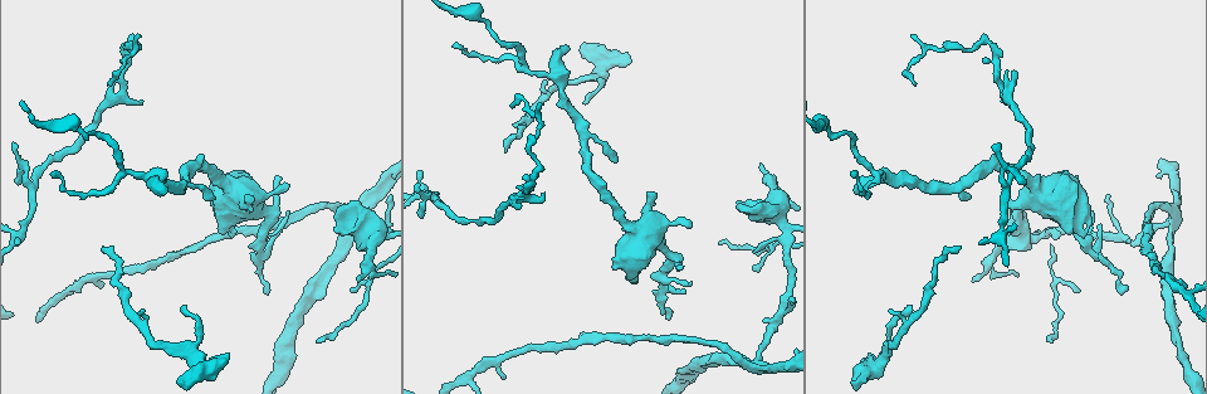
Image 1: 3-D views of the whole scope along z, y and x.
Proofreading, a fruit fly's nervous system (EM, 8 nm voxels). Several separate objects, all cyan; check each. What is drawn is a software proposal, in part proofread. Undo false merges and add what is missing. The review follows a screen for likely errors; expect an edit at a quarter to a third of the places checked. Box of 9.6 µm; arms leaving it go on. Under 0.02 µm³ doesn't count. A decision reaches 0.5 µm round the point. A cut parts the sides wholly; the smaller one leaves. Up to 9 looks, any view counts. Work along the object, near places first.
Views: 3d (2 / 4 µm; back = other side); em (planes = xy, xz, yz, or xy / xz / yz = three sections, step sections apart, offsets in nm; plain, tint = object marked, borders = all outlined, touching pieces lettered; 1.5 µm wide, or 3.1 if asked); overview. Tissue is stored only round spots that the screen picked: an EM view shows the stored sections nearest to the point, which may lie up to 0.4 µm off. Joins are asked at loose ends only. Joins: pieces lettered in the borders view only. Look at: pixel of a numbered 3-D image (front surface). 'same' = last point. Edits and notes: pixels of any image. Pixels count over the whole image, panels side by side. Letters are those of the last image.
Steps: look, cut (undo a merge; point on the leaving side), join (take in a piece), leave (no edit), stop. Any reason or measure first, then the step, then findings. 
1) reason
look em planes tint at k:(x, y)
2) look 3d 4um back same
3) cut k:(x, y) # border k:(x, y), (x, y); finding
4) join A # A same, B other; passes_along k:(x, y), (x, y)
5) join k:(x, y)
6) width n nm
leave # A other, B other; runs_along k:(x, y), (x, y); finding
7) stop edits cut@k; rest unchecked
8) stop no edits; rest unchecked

branch stops here
look 3d 2um at 1:(959, 247)

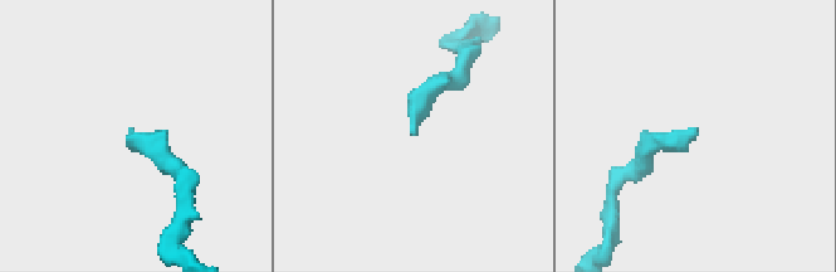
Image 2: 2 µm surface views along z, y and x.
look em planes borders at 2:(411, 131)

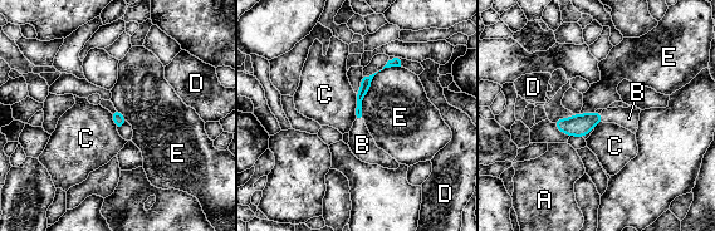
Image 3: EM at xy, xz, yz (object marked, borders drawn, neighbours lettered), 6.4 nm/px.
join B # A other, B same, C other, D other, E other; passes_along 3:(365, 88), (360, 121), (362, 145); the neuron continues

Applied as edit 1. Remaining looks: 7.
look overview

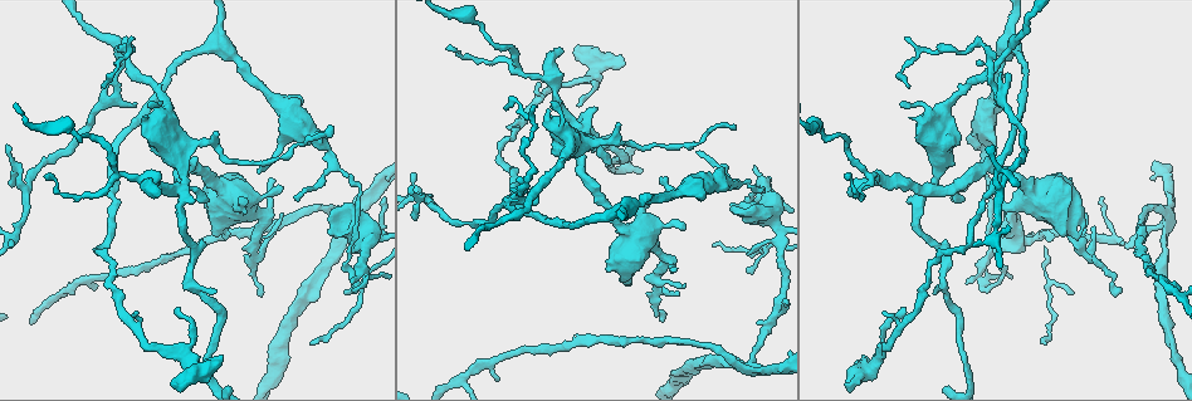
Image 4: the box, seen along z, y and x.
an open end
look 3d 2um back at 4:(537, 197)

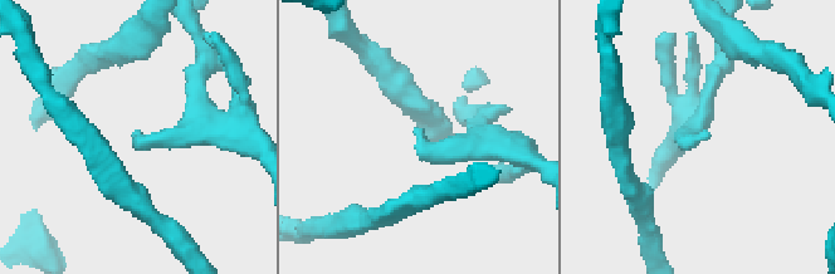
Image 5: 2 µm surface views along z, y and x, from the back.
need the tissue
look em xy step 4 tint at 5:(416, 128)

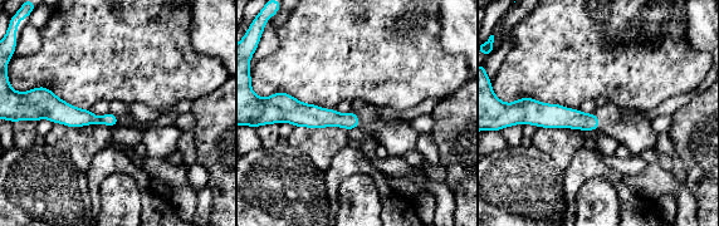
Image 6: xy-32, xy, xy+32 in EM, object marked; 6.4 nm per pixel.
see the neighbours
look em xy step 4 borders same

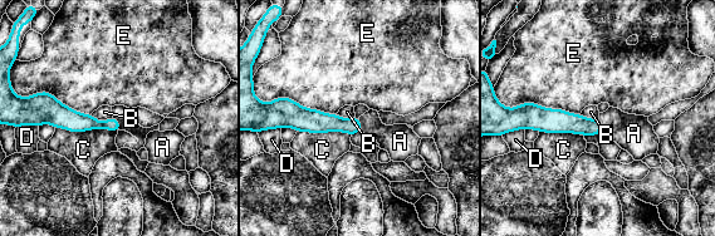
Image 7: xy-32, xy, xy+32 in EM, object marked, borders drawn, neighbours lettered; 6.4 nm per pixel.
join A # A same, B other, C other, D other, E other; passes_along 7:(562, 122), (600, 127), (633, 133); the neuron continues

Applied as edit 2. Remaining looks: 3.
an open end
look 3d 2um back at 4:(12, 247)

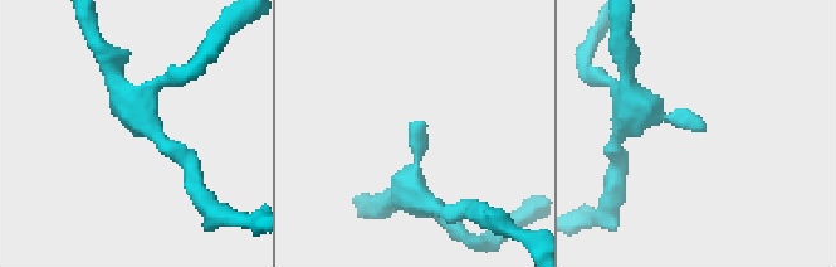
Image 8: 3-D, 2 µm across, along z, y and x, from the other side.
now the EM
look em planes borders at 8:(704, 125)

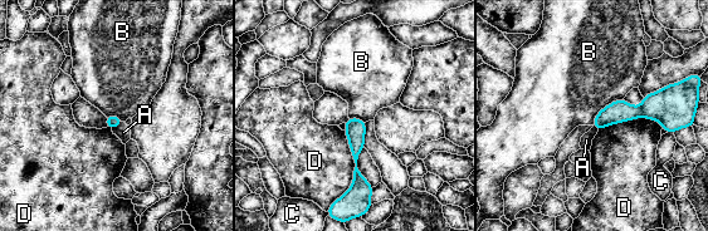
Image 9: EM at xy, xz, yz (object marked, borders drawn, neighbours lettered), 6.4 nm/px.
leave # A other, B other, C other, D other; border 9:(623, 98), (606, 104), (591, 124); no lettered piece goes on from it

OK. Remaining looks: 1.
stop edits join@3, join@7; rest unchecked

